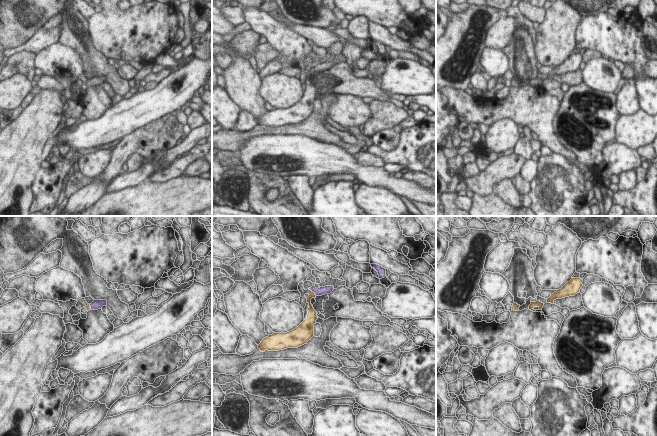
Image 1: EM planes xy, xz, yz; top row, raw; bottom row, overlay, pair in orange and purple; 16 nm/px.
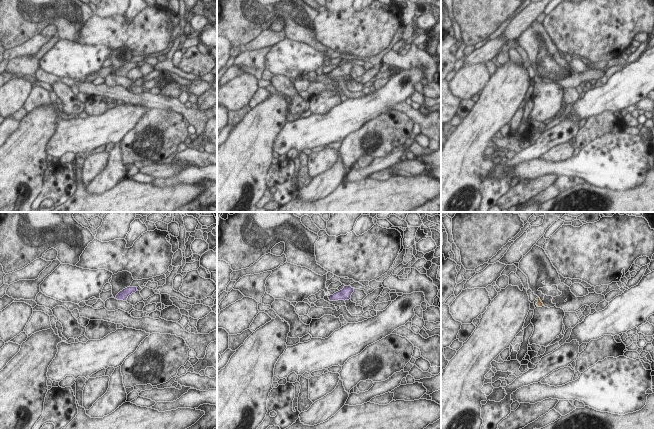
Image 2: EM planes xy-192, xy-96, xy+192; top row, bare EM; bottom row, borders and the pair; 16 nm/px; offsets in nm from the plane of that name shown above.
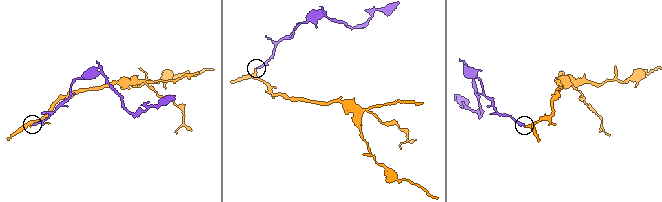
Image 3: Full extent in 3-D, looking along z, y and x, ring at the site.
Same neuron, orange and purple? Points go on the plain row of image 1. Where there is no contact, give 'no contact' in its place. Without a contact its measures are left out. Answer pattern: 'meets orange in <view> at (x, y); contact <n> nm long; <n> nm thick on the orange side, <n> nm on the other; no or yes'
meets orange in xz at (314, 70); contact 80 nm long; 90 nm thick on the orange side, 130 nm on the other; yes

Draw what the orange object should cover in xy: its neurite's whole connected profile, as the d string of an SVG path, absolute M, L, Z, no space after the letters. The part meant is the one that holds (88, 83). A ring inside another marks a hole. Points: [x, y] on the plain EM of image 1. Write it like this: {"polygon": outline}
{"polygon": "M94 76L91 80L85 82L85 84L89 87L101 85L103 82L107 82L107 76Z"}

